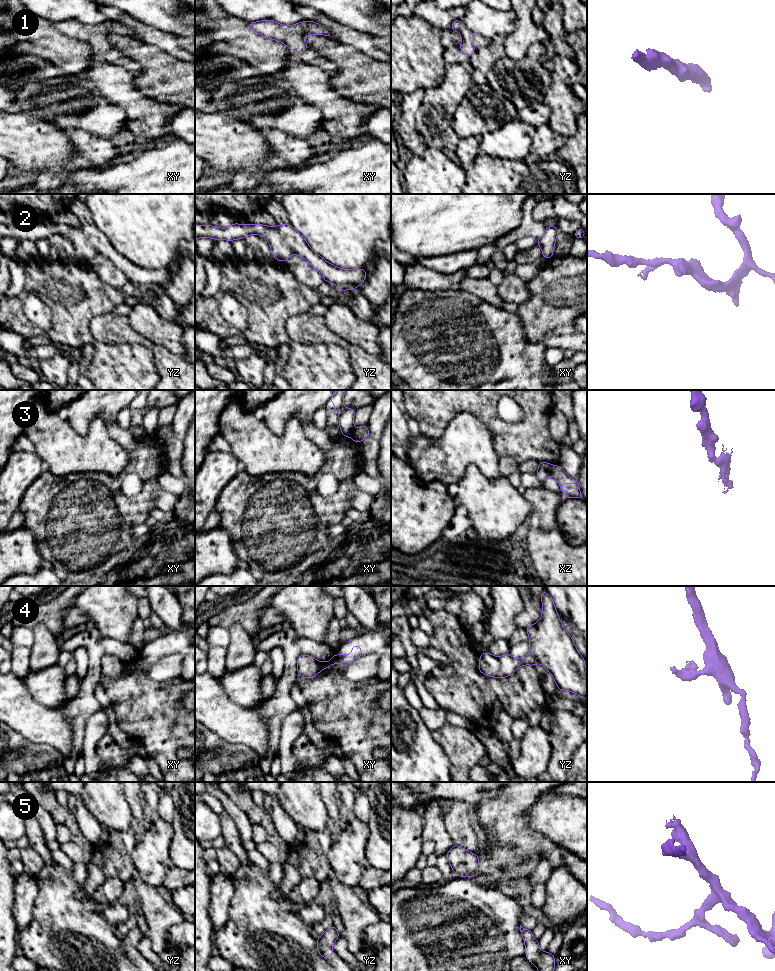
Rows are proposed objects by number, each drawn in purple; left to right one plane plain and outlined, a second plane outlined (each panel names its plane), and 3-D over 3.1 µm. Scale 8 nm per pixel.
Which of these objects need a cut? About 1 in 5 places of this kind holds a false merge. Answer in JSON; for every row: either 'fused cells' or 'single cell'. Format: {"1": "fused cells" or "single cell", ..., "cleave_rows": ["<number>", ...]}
{"1": "single cell", "2": "single cell", "3": "fused cells", "4": "single cell", "5": "single cell", "cleave_rows": ["3"]}

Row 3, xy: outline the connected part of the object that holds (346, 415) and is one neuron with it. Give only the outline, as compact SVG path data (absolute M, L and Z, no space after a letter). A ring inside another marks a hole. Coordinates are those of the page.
M335 390L330 401L334 403L334 408L339 413L339 427L343 436L351 437L355 428L353 425L355 410L343 406L343 397L344 392Z

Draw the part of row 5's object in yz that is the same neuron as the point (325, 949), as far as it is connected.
M333 925L317 939L317 950L322 957L328 959L332 955L334 951L332 944L338 939L338 937L339 932Z

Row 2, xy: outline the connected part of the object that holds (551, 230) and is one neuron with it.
M547 226L544 235L537 239L537 245L541 247L542 255L547 259L553 257L558 232L556 226Z

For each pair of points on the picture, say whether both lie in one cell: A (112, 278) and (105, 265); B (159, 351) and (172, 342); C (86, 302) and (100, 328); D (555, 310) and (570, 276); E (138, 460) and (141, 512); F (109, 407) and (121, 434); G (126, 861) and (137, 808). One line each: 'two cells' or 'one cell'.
A: one cell
B: two cells
C: two cells
D: one cell
E: one cell
F: two cells
G: one cell

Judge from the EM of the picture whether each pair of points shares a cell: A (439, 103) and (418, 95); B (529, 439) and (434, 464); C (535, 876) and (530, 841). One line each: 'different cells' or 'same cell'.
A: different cells
B: different cells
C: different cells

